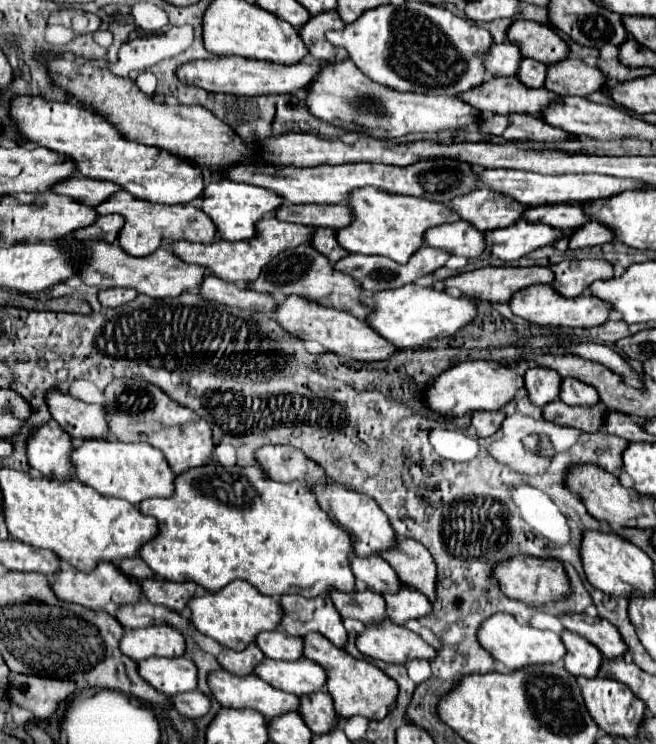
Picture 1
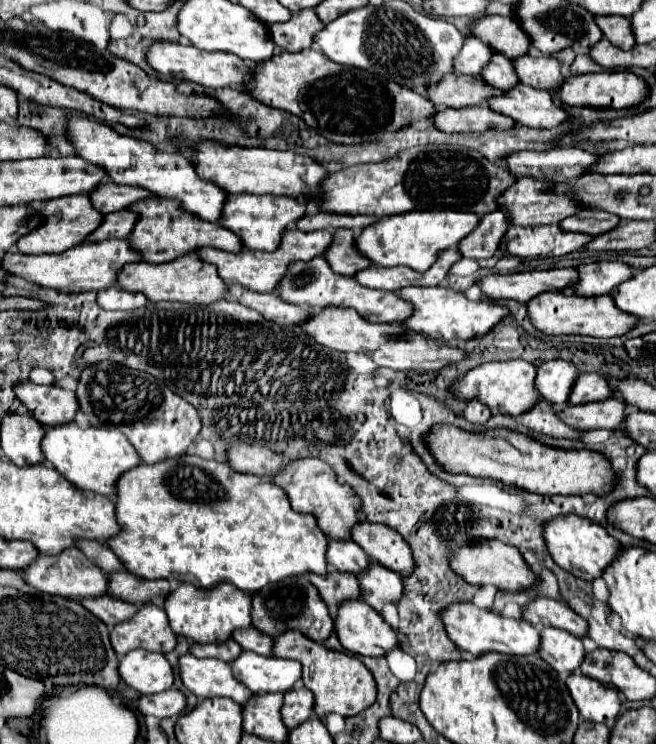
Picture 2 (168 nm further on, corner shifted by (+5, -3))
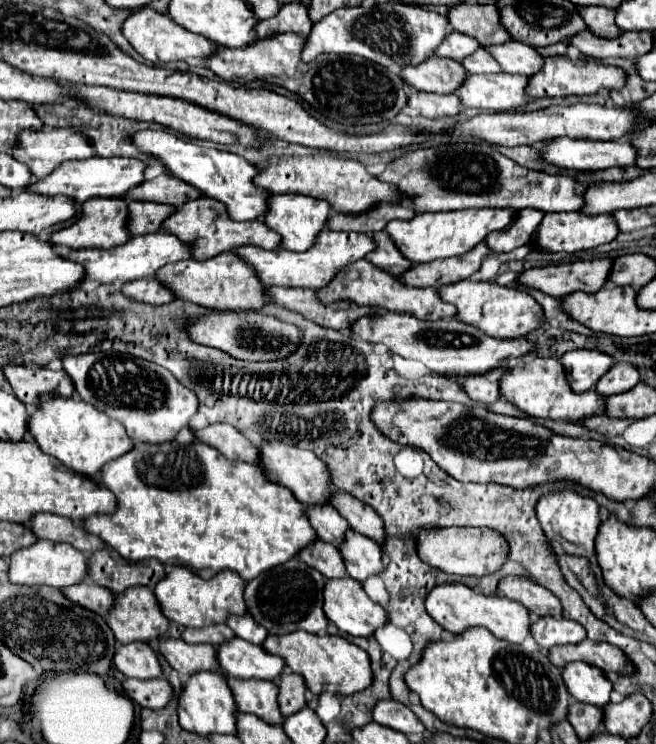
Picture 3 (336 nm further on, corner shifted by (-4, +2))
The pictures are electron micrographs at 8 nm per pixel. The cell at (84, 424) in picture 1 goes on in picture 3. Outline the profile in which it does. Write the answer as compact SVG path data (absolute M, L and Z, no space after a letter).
M4 365L4 377L8 379L14 395L26 405L34 407L42 393L54 393L70 397L74 385L64 371L52 371L50 367L26 367L26 365Z

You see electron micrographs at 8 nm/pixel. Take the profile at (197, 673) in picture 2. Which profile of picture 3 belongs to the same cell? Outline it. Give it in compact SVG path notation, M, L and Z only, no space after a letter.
M158 639L156 643L148 643L154 651L158 651L170 667L178 671L182 679L188 679L190 673L196 671L214 671L220 669L214 657L216 647L210 643L186 643L182 639Z

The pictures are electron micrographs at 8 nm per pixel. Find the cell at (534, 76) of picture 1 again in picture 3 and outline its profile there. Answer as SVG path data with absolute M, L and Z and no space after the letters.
M482 47L478 51L474 51L472 55L468 55L466 59L462 59L462 67L468 73L500 73L502 69L498 67L498 63L494 63L494 57L484 51Z

